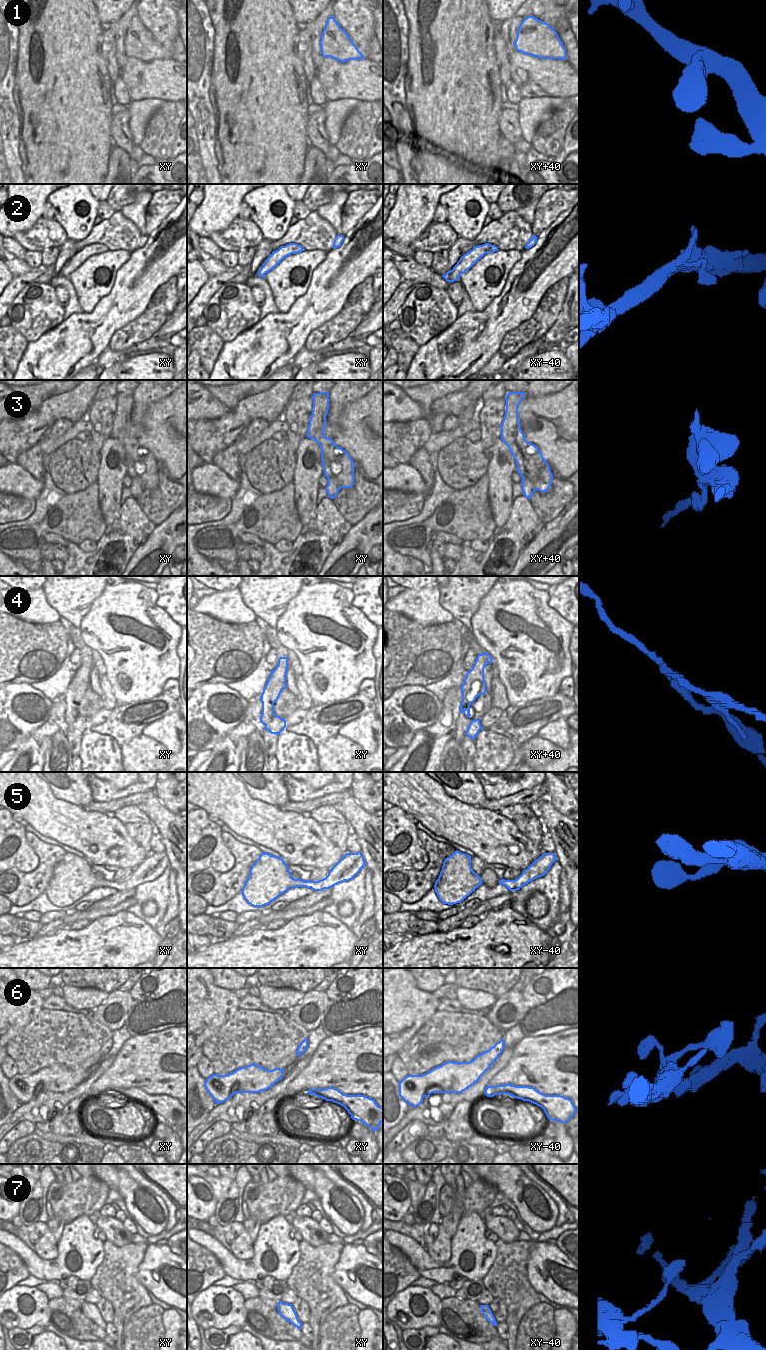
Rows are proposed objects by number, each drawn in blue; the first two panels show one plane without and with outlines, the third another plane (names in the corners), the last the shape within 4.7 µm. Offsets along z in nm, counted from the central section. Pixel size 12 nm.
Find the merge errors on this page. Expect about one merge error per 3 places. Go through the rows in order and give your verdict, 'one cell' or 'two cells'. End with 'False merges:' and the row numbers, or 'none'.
1: one cell
2: one cell
3: two cells
4: two cells
5: one cell
6: one cell
7: two cells
False merges: 3, 4, 7

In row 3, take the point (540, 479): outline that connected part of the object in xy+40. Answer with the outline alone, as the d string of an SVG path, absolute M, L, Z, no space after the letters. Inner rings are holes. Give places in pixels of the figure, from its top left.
M540 451L540 467L534 471L530 471L526 466L518 473L522 477L522 491L523 495L530 500L533 493L538 490L540 492L547 492L552 484L553 474L550 470L550 465L543 458Z

